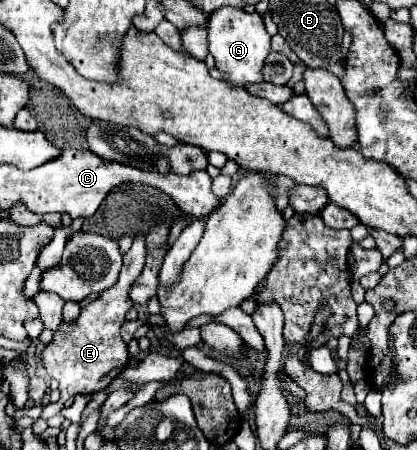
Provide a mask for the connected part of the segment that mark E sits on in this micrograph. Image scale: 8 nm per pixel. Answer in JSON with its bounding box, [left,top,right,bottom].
[41,232,145,420]

